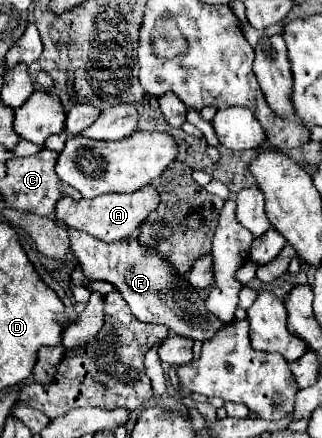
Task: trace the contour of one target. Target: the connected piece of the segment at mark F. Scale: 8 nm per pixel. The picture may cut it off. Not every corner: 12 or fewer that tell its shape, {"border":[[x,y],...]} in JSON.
{"border":[[67,229],[91,281],[139,321],[205,341],[223,327],[185,277],[137,237]]}

